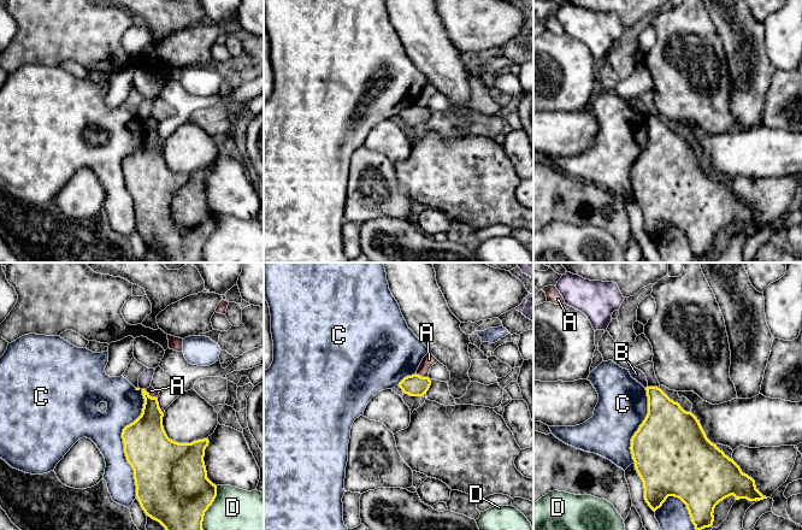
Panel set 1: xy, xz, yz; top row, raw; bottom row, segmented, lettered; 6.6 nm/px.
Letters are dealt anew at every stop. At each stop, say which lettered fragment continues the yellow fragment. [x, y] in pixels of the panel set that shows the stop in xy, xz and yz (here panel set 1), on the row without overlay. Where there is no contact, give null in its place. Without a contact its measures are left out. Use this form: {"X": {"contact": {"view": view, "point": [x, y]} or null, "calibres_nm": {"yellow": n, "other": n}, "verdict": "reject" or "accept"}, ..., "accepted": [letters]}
{"A": {"contact": {"view": "xy", "point": [151, 127]}, "calibres_nm": {"yellow": 240, "other": 60}, "verdict": "reject"}, "B": {"contact": {"view": "xy", "point": [143, 119]}, "calibres_nm": {"yellow": 180, "other": 90}, "verdict": "reject"}, "C": {"contact": {"view": "xy", "point": [123, 170]}, "calibres_nm": {"yellow": 320, "other": 240}, "verdict": "reject"}, "D": {"contact": {"view": "xy", "point": [207, 239]}, "calibres_nm": {"yellow": 460, "other": 480}, "verdict": "reject"}, "accepted": []}

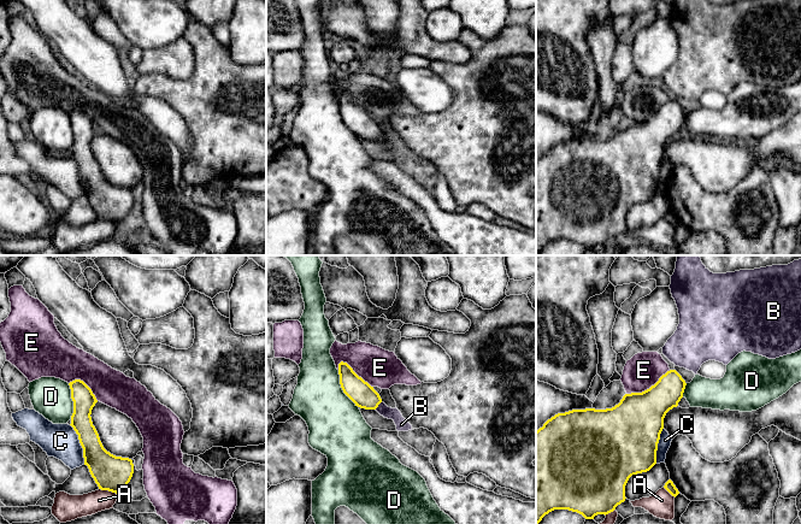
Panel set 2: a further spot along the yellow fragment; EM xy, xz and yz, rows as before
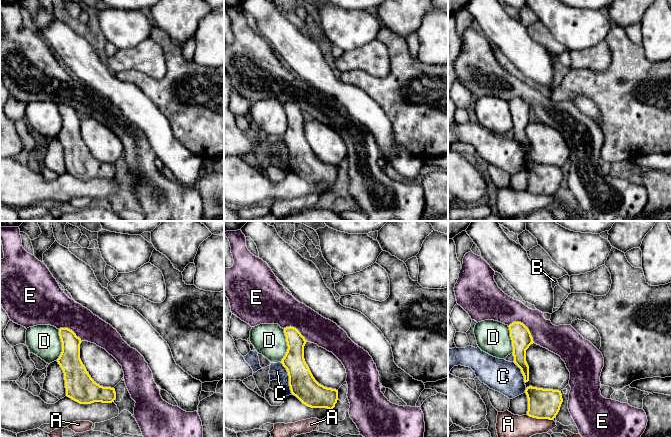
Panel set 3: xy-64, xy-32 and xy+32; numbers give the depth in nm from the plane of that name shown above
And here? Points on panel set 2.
{"A": {"contact": {"view": "xy", "point": [107, 219]}, "calibres_nm": {"yellow": 240, "other": 160}, "verdict": "reject"}, "B": {"contact": {"view": "xz", "point": [378, 134]}, "calibres_nm": {"yellow": 160, "other": 80}, "verdict": "accept"}, "C": {"contact": {"view": "xy", "point": [80, 172]}, "calibres_nm": {"yellow": 220, "other": 220}, "verdict": "reject"}, "D": {"contact": {"view": "xz", "point": [342, 119]}, "calibres_nm": {"yellow": 160, "other": 380}, "verdict": "reject"}, "E": {"contact": {"view": "yz", "point": [649, 118]}, "calibres_nm": {"yellow": 360, "other": 240}, "verdict": "reject"}, "accepted": ["B"]}

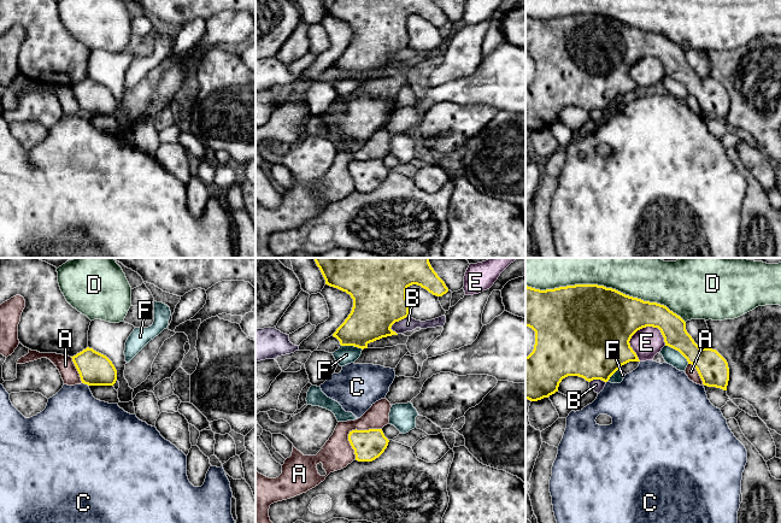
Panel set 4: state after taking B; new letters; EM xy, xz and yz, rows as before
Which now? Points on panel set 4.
{"A": {"contact": {"view": "xz", "point": [352, 160]}, "calibres_nm": {"yellow": 200, "other": 200}, "verdict": "reject"}, "B": {"contact": {"view": "xz", "point": [398, 51]}, "calibres_nm": {"yellow": 360, "other": 100}, "verdict": "reject"}, "C": {"contact": {"view": "xy", "point": [86, 113]}, "calibres_nm": {"yellow": 220, "other": 400}, "verdict": "reject"}, "D": {"contact": {"view": "yz", "point": [605, 17]}, "calibres_nm": {"yellow": 500, "other": 190}, "verdict": "reject"}, "E": {"contact": {"view": "yz", "point": [632, 65]}, "calibres_nm": {"yellow": 500, "other": 200}, "verdict": "reject"}, "F": {"contact": {"view": "yz", "point": [677, 80]}, "calibres_nm": {"yellow": 190, "other": 110}, "verdict": "reject"}, "accepted": []}

